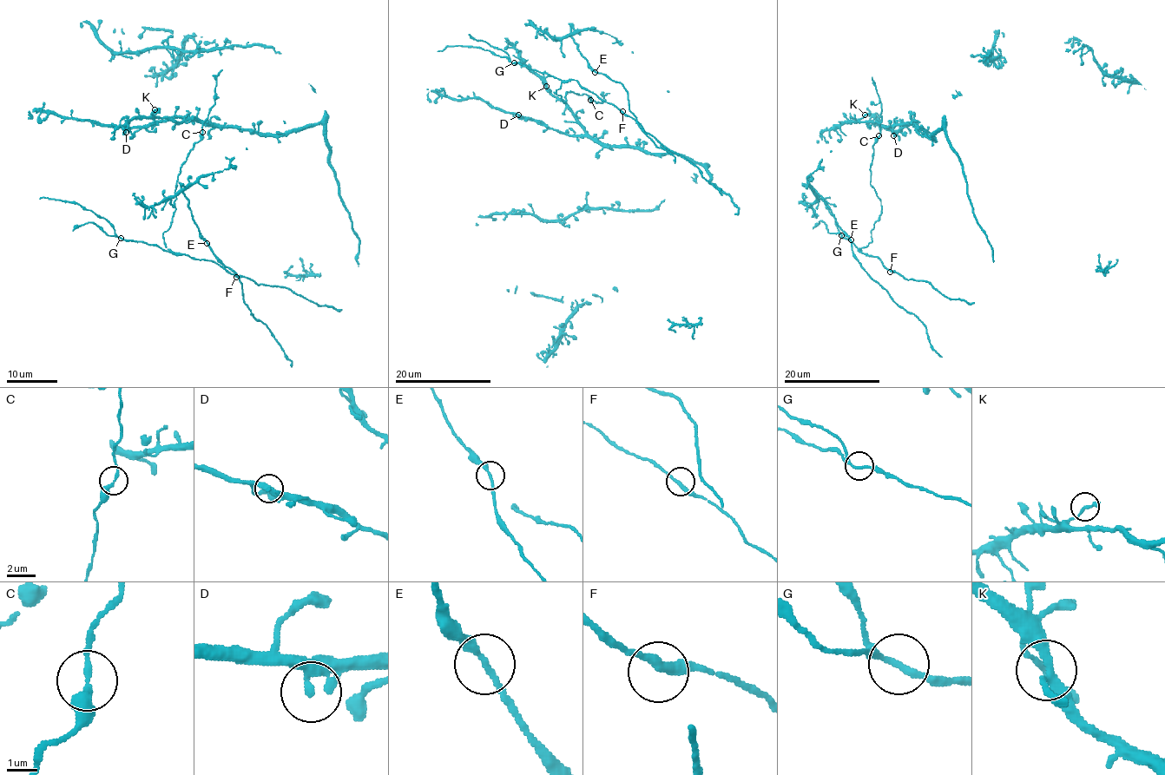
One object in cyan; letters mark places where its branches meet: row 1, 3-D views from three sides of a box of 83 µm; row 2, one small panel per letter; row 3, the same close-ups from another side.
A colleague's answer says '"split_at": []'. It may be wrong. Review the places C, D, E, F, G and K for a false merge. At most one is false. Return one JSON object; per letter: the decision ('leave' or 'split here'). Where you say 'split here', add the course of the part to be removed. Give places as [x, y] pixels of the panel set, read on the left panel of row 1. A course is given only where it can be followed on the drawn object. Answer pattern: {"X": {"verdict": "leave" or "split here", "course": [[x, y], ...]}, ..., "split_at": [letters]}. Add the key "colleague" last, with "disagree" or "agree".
{"C": {"verdict": "leave"}, "D": {"verdict": "leave"}, "E": {"verdict": "leave"}, "F": {"verdict": "leave"}, "G": {"verdict": "leave"}, "K": {"verdict": "leave"}, "split_at": [], "colleague": "agree"}

